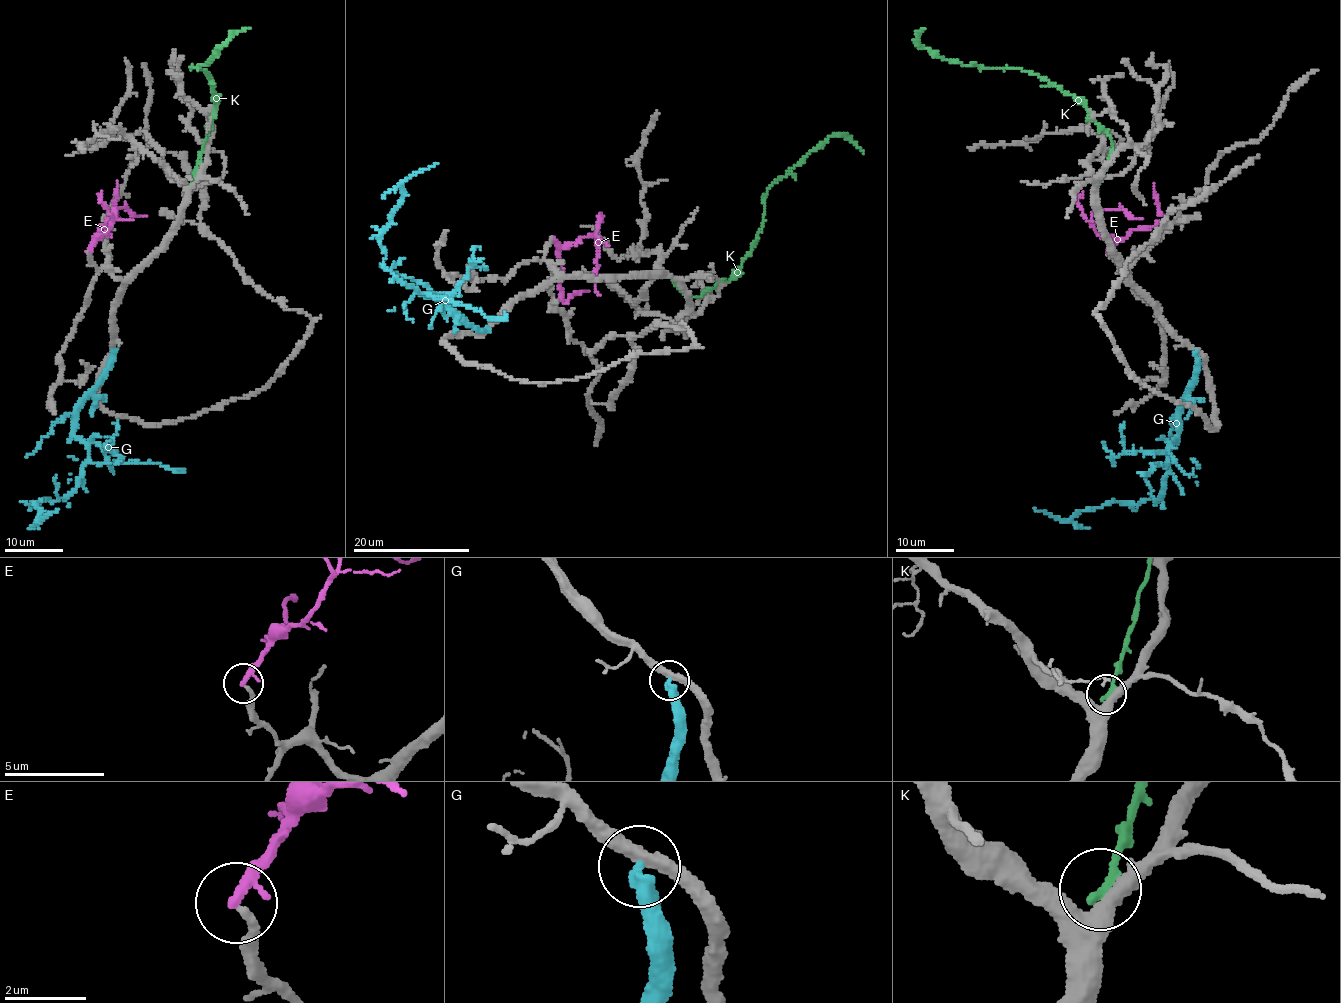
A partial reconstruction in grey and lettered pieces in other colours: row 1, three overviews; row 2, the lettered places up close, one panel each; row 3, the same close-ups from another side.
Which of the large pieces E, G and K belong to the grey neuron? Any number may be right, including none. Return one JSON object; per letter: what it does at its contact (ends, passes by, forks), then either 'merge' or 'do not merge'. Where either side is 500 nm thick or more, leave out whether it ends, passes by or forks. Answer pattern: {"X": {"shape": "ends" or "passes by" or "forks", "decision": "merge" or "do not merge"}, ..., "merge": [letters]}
{"E": {"shape": "ends", "decision": "do not merge"}, "G": {"shape": "ends", "decision": "do not merge"}, "K": {"shape": "ends", "decision": "do not merge"}, "merge": []}

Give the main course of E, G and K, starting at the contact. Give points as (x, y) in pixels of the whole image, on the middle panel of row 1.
E: (552, 237), (560, 246), (574, 243), (585, 236), (598, 237), (594, 282), (599, 295)
G: (488, 328), (468, 324), (384, 266), (381, 231), (403, 197), (400, 182), (436, 162)
K: (669, 276), (681, 291), (693, 296), (727, 281), (761, 228), (765, 193), (834, 134), (851, 141), (864, 154)

